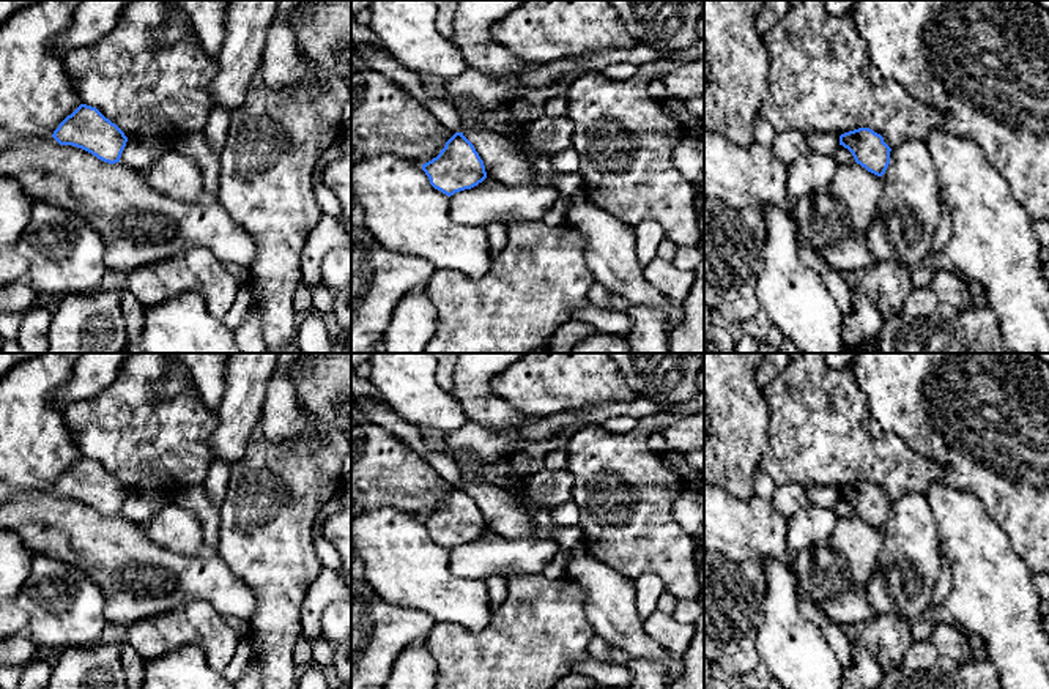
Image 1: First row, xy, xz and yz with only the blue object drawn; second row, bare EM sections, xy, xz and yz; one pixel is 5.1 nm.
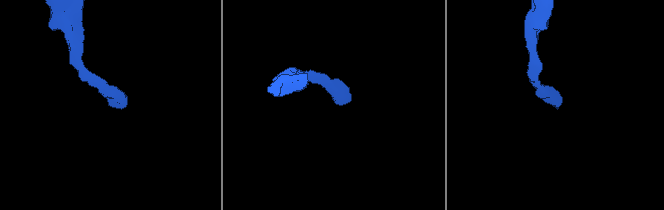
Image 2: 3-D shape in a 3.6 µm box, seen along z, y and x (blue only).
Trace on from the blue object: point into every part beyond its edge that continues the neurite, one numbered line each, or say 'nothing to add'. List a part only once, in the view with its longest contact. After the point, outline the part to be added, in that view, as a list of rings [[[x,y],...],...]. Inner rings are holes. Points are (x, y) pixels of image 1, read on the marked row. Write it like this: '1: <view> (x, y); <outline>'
nothing to add

